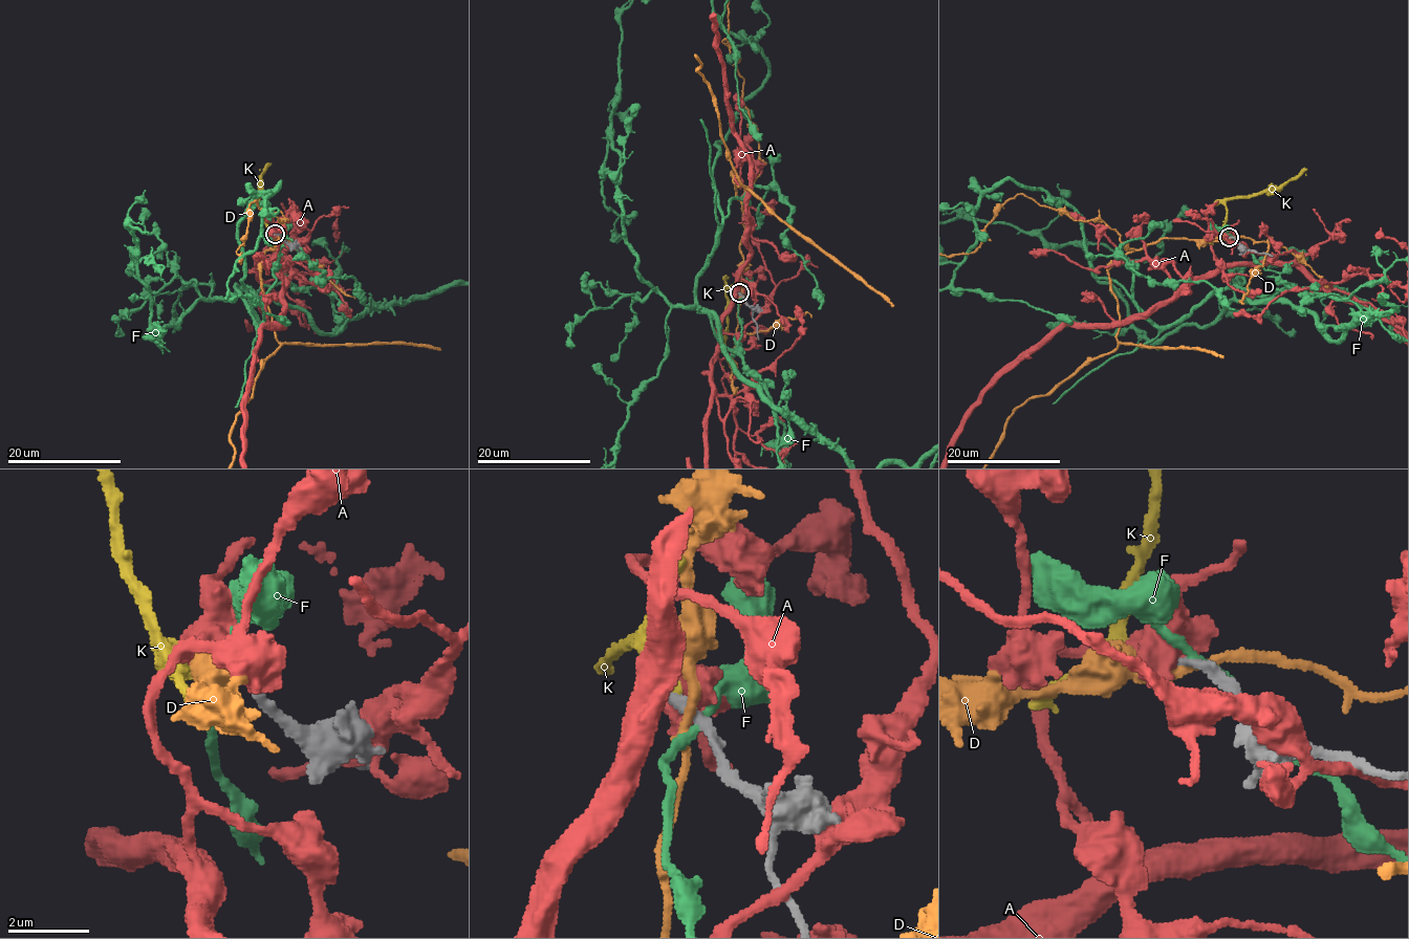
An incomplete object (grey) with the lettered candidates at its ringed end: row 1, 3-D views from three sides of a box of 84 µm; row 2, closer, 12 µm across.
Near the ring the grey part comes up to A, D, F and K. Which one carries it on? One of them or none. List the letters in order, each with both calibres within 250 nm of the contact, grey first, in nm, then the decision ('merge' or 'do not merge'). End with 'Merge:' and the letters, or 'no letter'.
A: 280/700 nm | do not merge
D: 300/240 nm | do not merge
F: 340/220 nm | do not merge
K: 240/280 nm | merge
Merge: K

